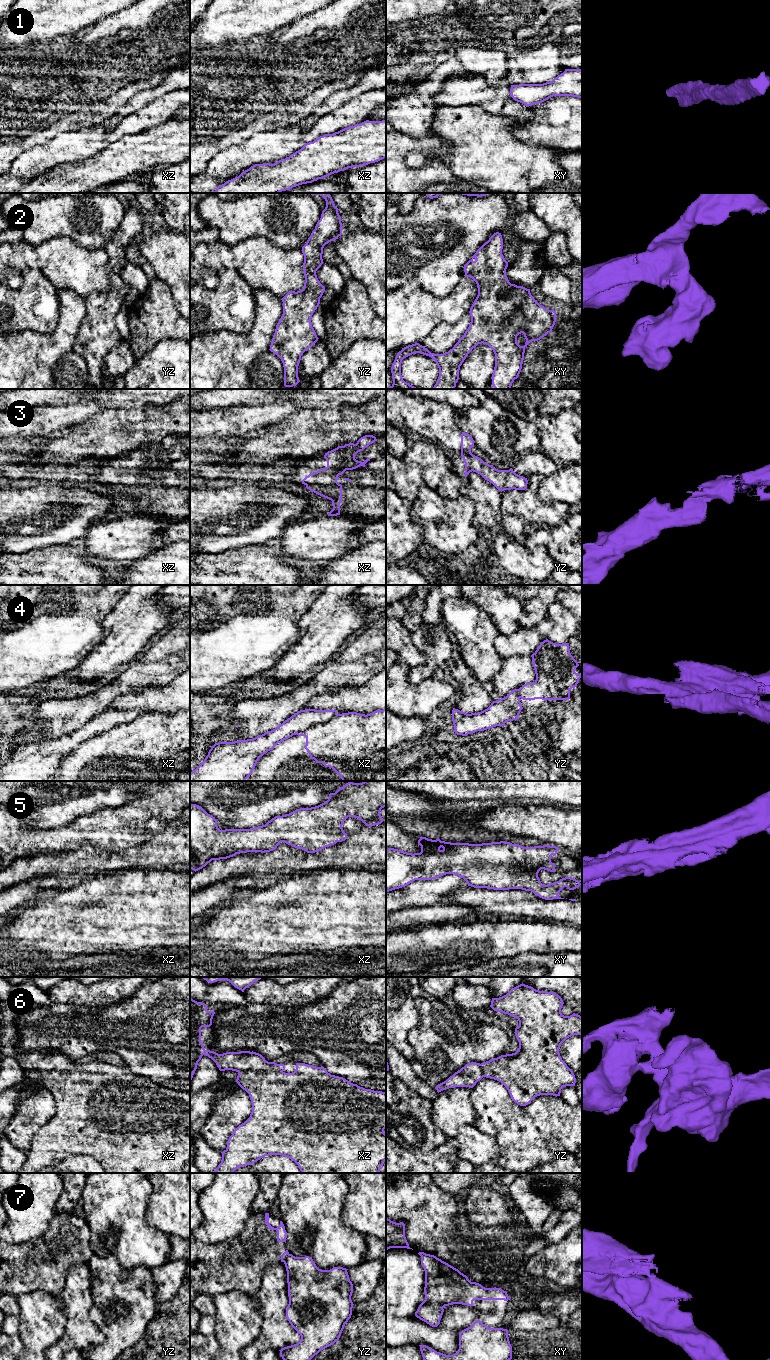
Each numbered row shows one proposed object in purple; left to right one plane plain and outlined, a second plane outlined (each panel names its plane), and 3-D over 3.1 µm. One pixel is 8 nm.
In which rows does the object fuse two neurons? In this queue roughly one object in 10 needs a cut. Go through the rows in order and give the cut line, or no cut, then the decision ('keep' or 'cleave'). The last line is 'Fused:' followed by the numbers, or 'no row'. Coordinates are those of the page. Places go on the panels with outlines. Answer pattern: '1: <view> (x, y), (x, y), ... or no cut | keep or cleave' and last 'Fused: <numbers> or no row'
1: no cut | keep
2: no cut | keep
3: no cut | keep
4: xz (336, 713), (327, 721), (310, 726), (297, 734) | cleave
5: no cut | keep
6: no cut | keep
7: yz (289, 1254), (284, 1262) | cleave
Fused: 4, 7

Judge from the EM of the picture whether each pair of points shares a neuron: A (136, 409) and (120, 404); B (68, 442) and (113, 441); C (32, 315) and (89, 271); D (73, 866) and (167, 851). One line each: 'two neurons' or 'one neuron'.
A: one neuron
B: one neuron
C: two neurons
D: one neuron

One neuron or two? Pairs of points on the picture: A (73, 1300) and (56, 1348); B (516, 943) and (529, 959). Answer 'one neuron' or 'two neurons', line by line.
A: one neuron
B: two neurons

